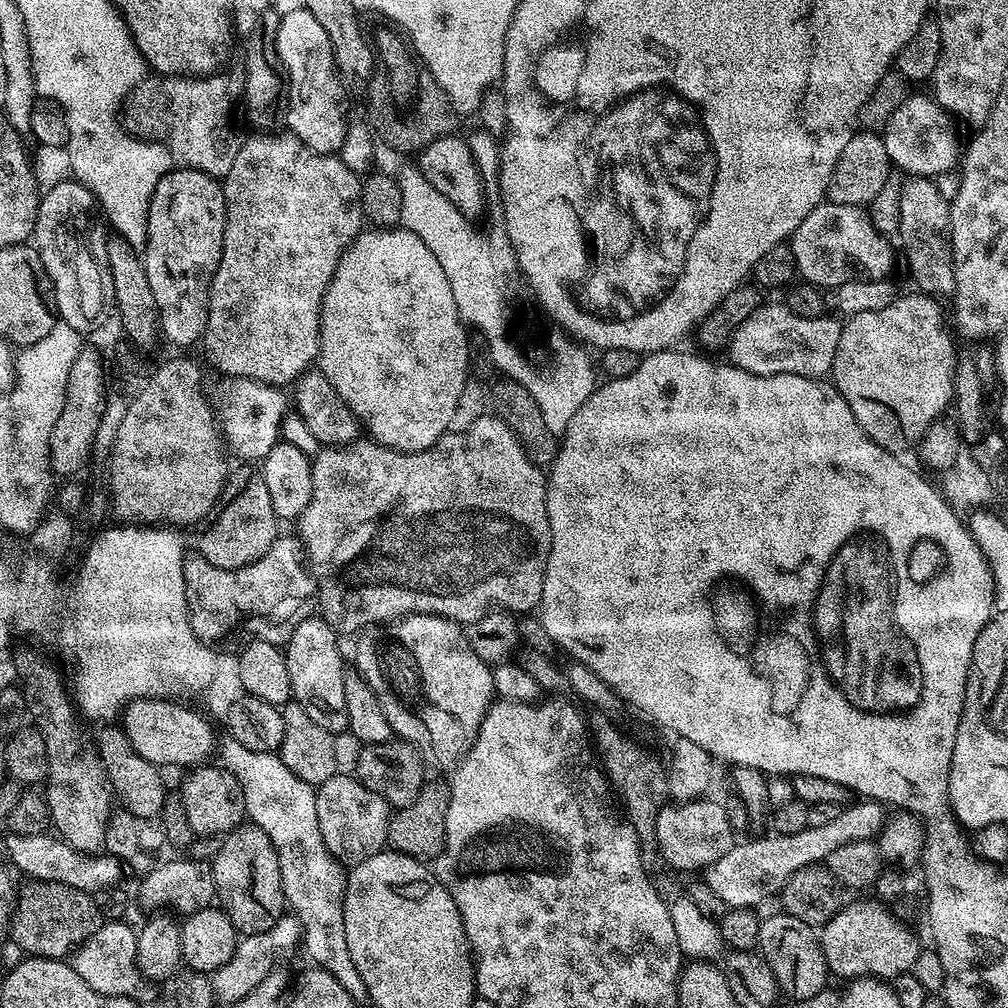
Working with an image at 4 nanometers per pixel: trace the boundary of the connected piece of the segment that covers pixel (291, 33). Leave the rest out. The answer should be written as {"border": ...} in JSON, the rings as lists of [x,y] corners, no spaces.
{"border":[[[297,6],[293,12],[283,13],[280,16],[280,25],[276,35],[276,55],[284,64],[288,72],[288,95],[286,97],[286,109],[288,108],[288,124],[292,135],[310,150],[325,154],[339,153],[342,146],[342,138],[346,138],[348,121],[348,96],[344,93],[345,81],[340,79],[340,73],[336,70],[336,59],[332,53],[330,38],[326,38],[326,30],[322,30],[321,24],[315,20],[314,14],[303,6]]]}

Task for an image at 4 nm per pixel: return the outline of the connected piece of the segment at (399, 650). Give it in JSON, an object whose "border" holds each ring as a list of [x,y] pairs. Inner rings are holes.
{"border":[[[406,616],[381,628],[373,626],[359,633],[355,640],[359,675],[372,687],[374,694],[378,694],[378,702],[393,733],[436,764],[452,766],[463,760],[474,746],[496,691],[492,668],[474,654],[465,629],[441,616]]]}

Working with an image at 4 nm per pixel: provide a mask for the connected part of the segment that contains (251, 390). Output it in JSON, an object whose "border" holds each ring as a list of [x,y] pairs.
{"border":[[[241,376],[223,377],[221,386],[217,388],[215,409],[219,413],[219,435],[226,441],[229,453],[232,451],[240,460],[256,460],[256,462],[264,461],[266,454],[270,454],[270,450],[280,440],[280,422],[286,414],[284,396],[280,392],[283,391],[279,387],[261,384],[258,380]]]}

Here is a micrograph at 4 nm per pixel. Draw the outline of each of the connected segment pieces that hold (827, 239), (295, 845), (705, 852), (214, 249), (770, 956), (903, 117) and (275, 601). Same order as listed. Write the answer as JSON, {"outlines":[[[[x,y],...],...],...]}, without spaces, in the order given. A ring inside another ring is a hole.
{"outlines":[[[[823,202],[797,226],[797,230],[790,239],[790,253],[796,263],[796,272],[807,283],[815,285],[821,290],[835,290],[851,280],[883,280],[889,275],[892,268],[892,248],[888,245],[889,237],[879,232],[872,225],[872,219],[868,217],[863,207],[853,205],[851,208],[843,204]]],[[[231,738],[219,741],[219,763],[224,771],[235,776],[242,790],[244,810],[247,819],[256,824],[270,838],[278,854],[278,866],[282,878],[284,903],[296,917],[302,933],[302,948],[308,951],[313,965],[330,974],[350,994],[358,1006],[369,1003],[366,984],[346,950],[346,928],[344,926],[344,891],[346,890],[345,865],[326,850],[322,834],[318,830],[318,810],[316,809],[316,788],[302,782],[298,774],[289,770],[279,755],[274,752],[246,750],[242,742]]],[[[709,798],[689,800],[687,803],[673,803],[661,808],[656,816],[656,847],[659,855],[668,864],[684,872],[696,872],[708,868],[734,843],[734,829],[723,803],[715,804]]],[[[173,167],[162,178],[162,182],[158,182],[150,198],[148,237],[142,249],[146,282],[150,282],[150,291],[154,293],[156,310],[163,313],[160,332],[169,345],[188,348],[191,344],[201,343],[208,317],[208,291],[222,258],[223,237],[224,189],[221,181],[207,172]]],[[[787,914],[780,916],[764,916],[760,921],[760,943],[758,951],[763,956],[764,961],[770,966],[770,970],[776,979],[776,987],[781,993],[789,996],[792,1002],[814,998],[814,994],[825,991],[827,980],[830,980],[828,963],[824,957],[824,951],[820,945],[820,938],[817,929],[811,924],[802,922],[798,918]]],[[[909,95],[902,106],[883,125],[882,135],[886,154],[901,173],[909,177],[935,178],[943,172],[953,171],[962,156],[962,140],[956,137],[955,119],[931,95]]],[[[284,535],[262,558],[241,568],[219,568],[199,554],[185,555],[183,567],[190,626],[196,637],[209,646],[230,635],[239,624],[256,634],[263,633],[263,628],[281,627],[281,637],[287,638],[292,633],[292,623],[305,615],[304,607],[313,603],[316,594],[316,581],[302,559],[300,542]]]]}

